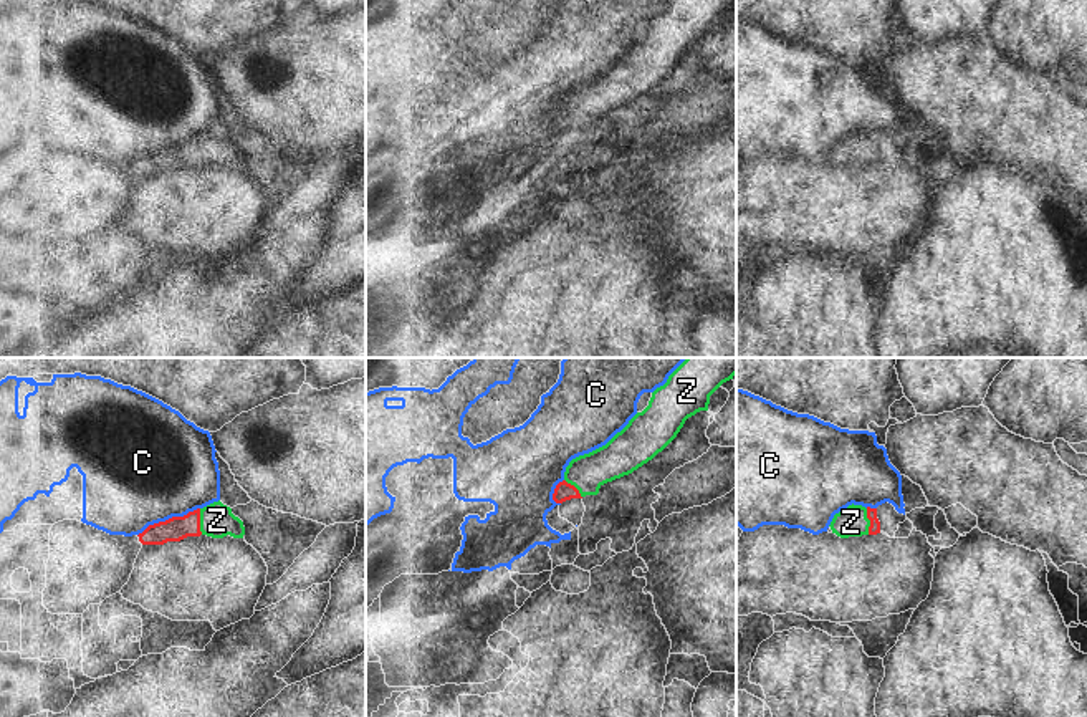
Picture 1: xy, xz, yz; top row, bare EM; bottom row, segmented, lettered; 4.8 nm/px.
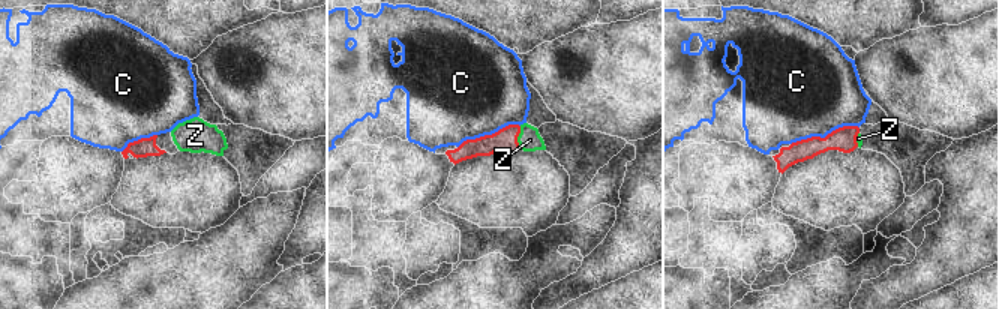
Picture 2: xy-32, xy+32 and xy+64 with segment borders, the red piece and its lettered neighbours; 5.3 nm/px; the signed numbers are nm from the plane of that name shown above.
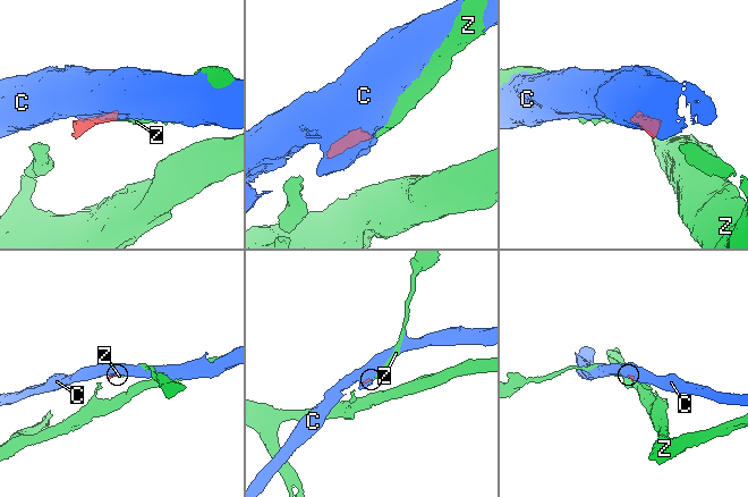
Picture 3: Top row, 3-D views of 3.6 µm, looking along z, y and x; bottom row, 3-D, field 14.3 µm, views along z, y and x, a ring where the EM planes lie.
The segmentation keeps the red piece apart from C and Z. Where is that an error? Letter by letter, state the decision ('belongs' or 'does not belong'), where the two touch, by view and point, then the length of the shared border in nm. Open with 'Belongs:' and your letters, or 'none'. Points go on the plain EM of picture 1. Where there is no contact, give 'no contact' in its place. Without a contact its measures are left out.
Belongs: Z
C: does not belong | xy (169, 148) | 340 nm
Z: belongs | xy (199, 151) | 130 nm

